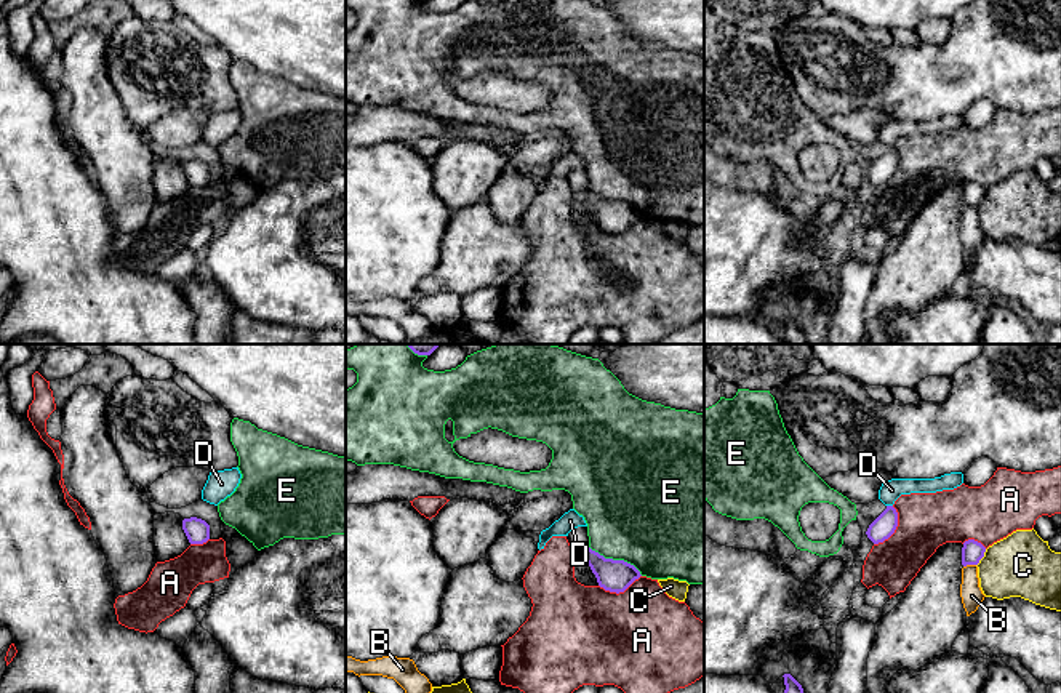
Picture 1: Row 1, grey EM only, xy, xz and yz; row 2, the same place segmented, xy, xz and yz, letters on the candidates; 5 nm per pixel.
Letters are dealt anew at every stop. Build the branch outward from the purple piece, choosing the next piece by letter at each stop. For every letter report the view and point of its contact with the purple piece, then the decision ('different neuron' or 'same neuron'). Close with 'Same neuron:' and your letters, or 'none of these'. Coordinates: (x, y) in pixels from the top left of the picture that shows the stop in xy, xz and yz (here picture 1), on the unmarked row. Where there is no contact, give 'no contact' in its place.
A: contact yz (895, 170); different neuron
B: contact yz (968, 205); different neuron
C: contact yz (983, 197); different neuron
D: contact yz (890, 148); different neuron
E: contact xz (616, 202); different neuron
Same neuron: none of these

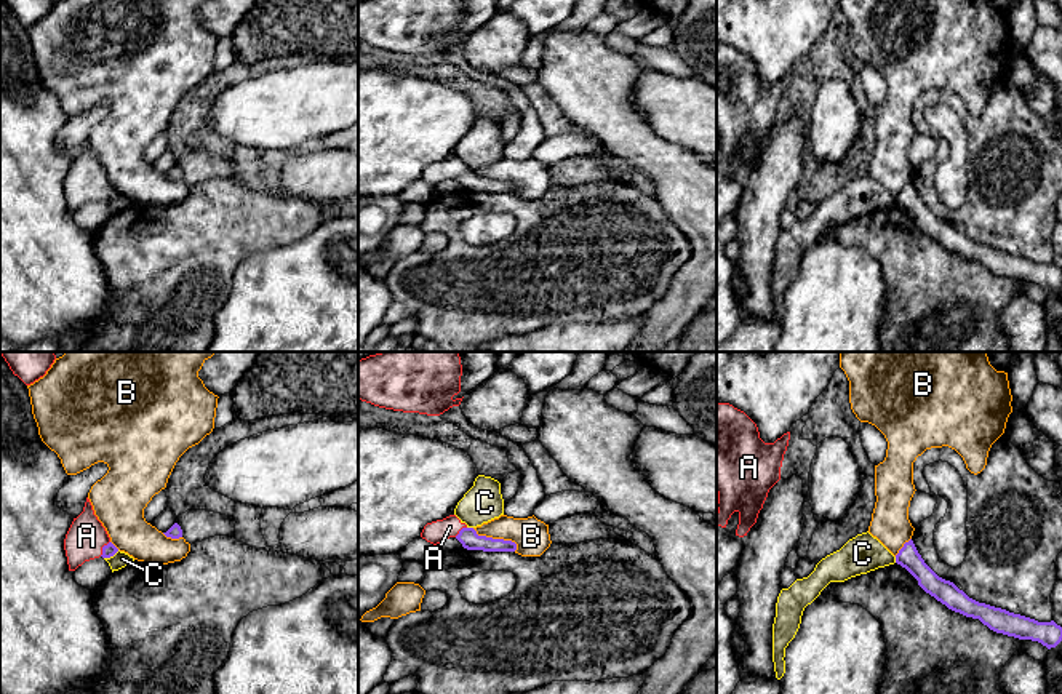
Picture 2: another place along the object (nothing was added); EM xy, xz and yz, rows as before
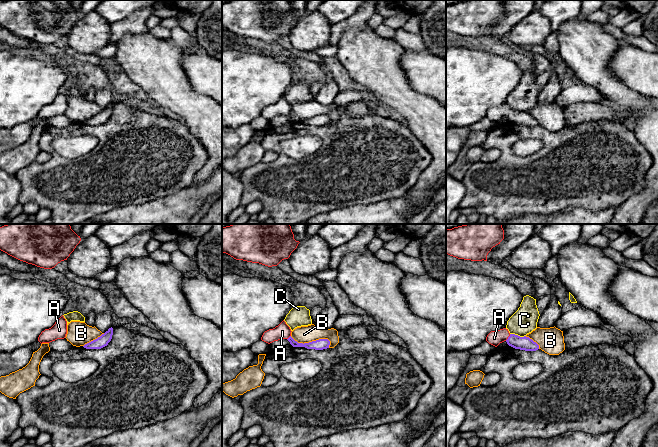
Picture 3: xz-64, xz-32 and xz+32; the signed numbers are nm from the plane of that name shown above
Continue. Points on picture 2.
A: contact xy (103, 191); same neuron
B: contact xz (496, 181); different neuron
C: contact xy (111, 197); different neuron
Same neuron: A

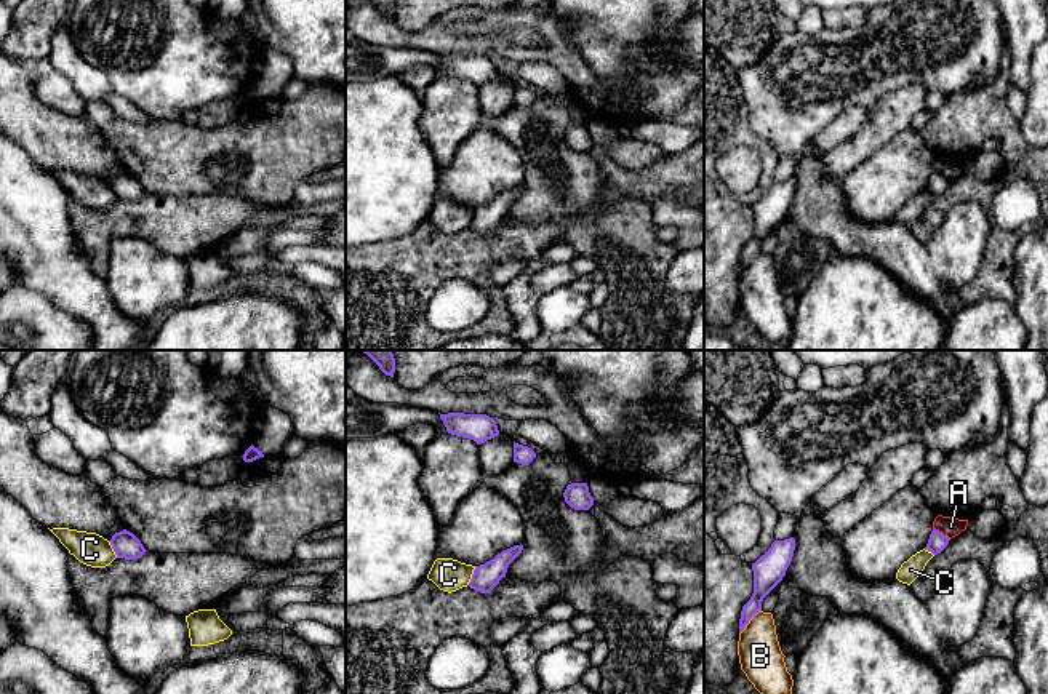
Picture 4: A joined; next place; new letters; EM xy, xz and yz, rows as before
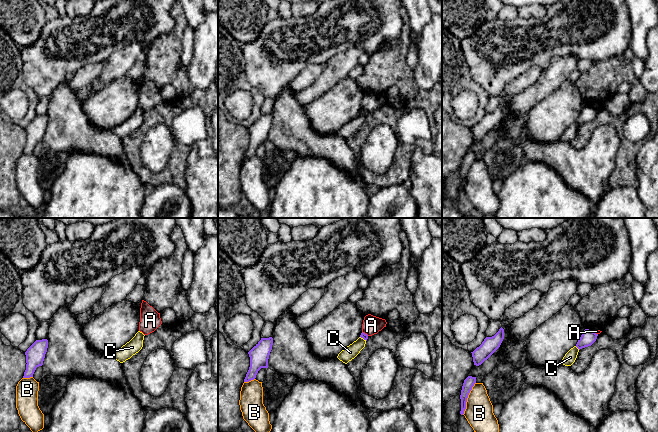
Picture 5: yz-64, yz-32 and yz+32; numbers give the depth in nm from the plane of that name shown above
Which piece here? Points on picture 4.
A: contact yz (941, 175); different neuron
B: contact yz (748, 264); different neuron
C: contact xz (472, 218); different neuron
Same neuron: none of these

